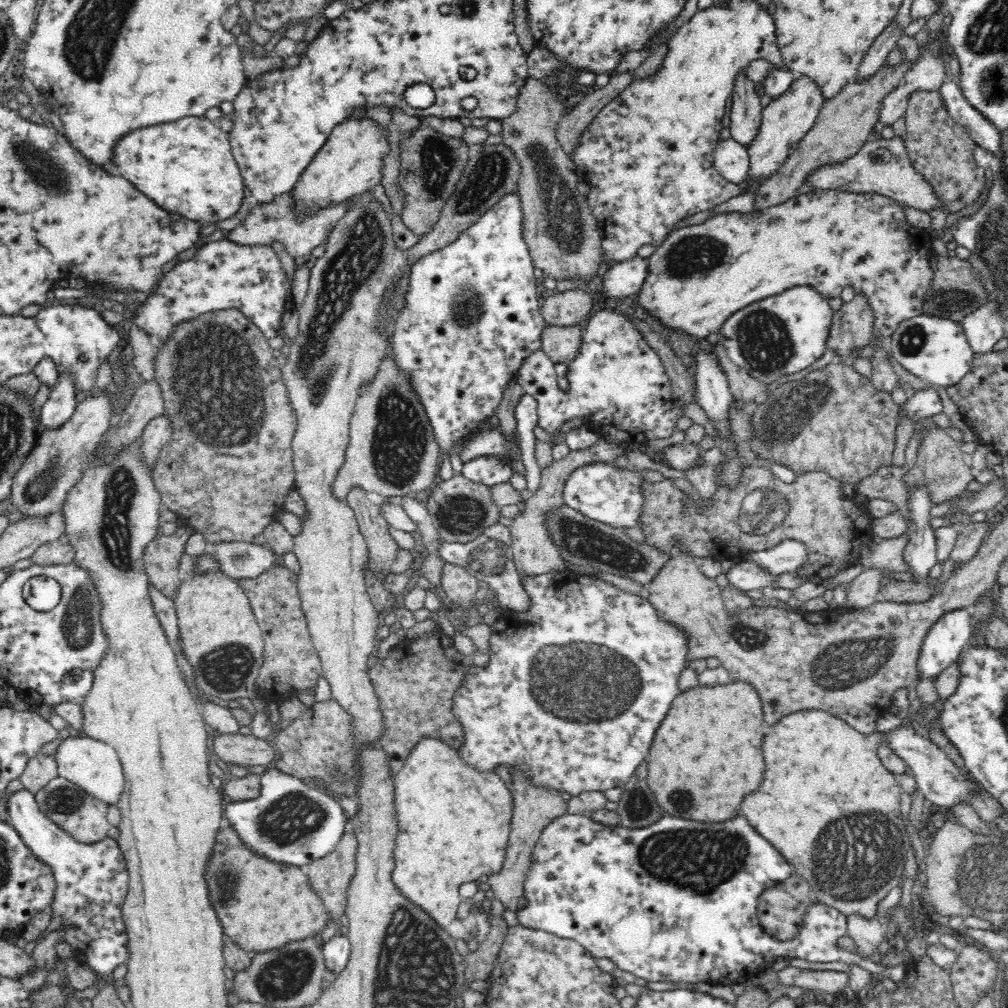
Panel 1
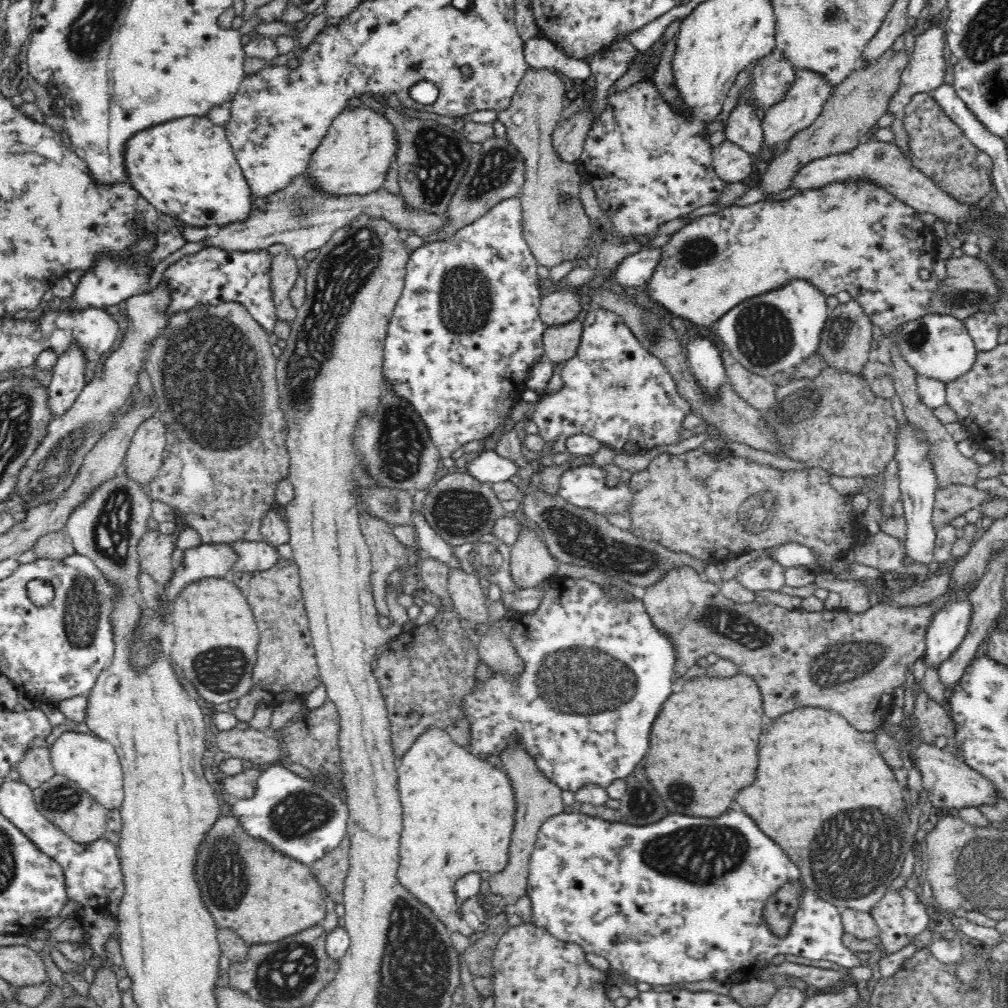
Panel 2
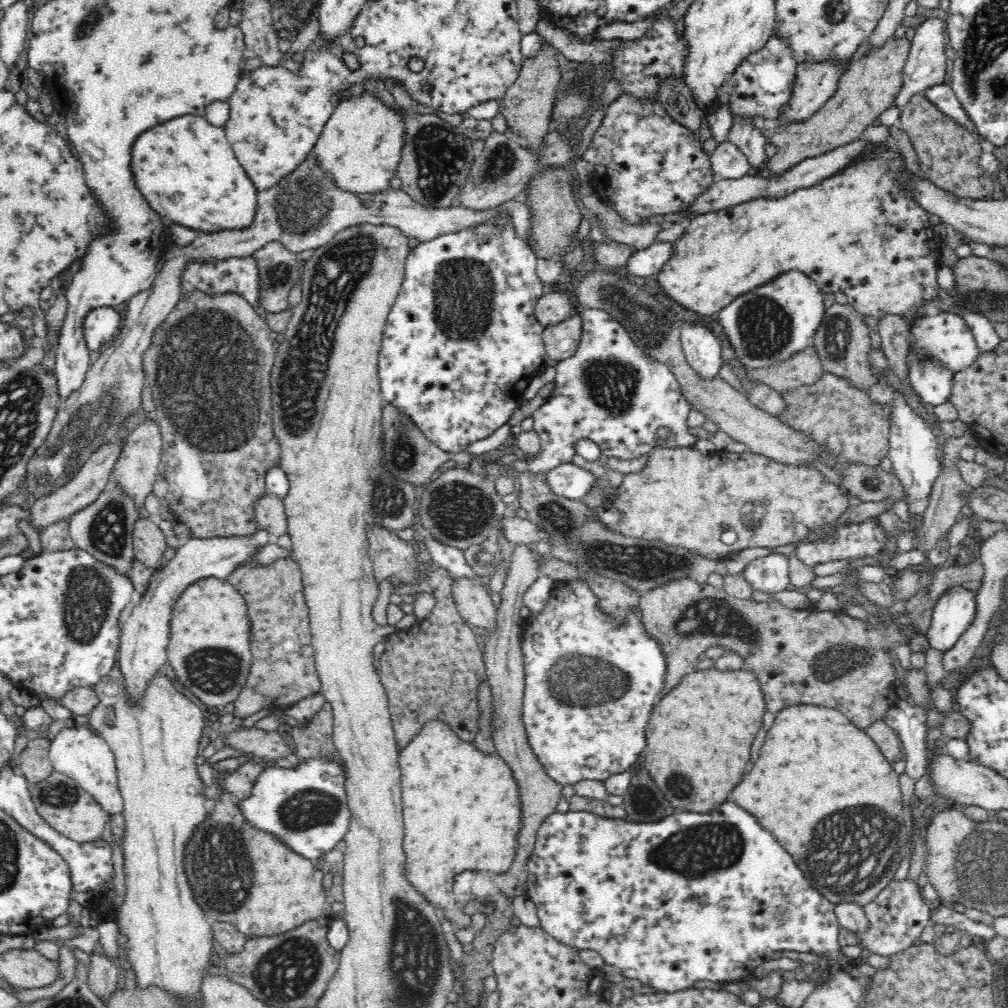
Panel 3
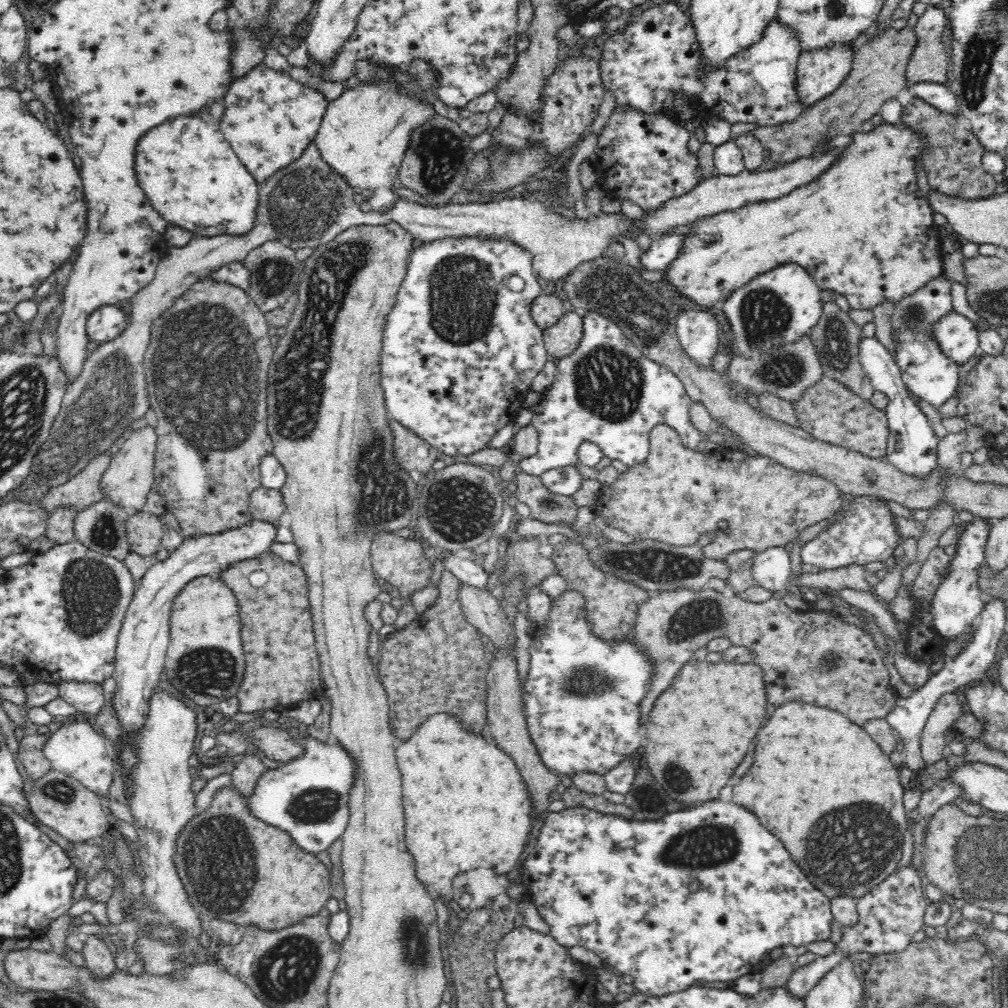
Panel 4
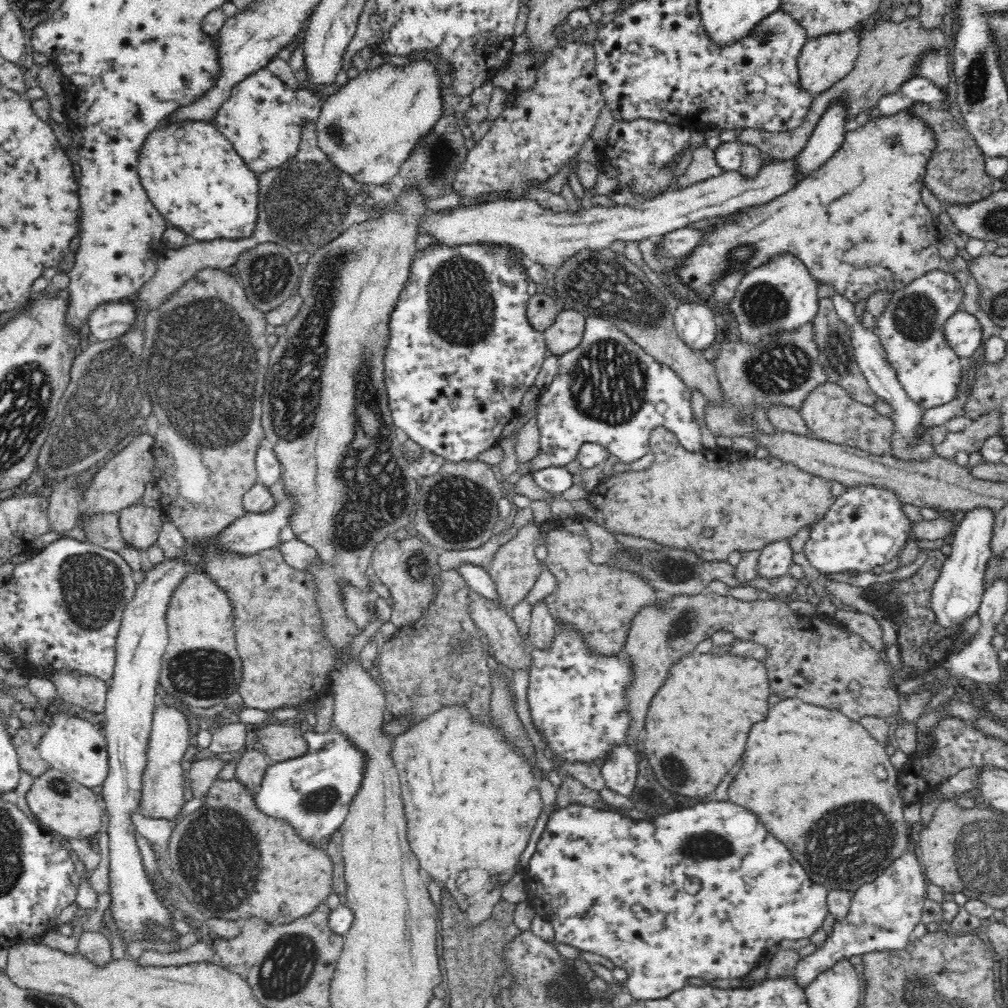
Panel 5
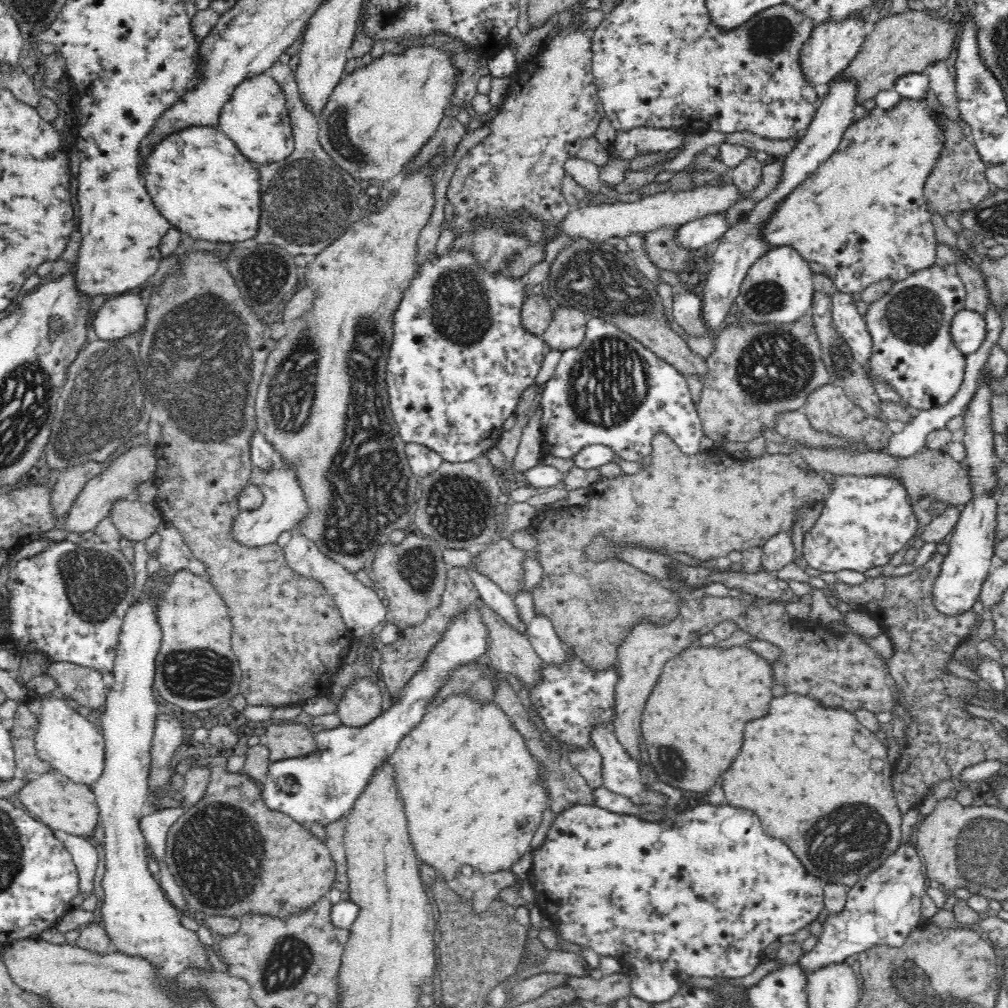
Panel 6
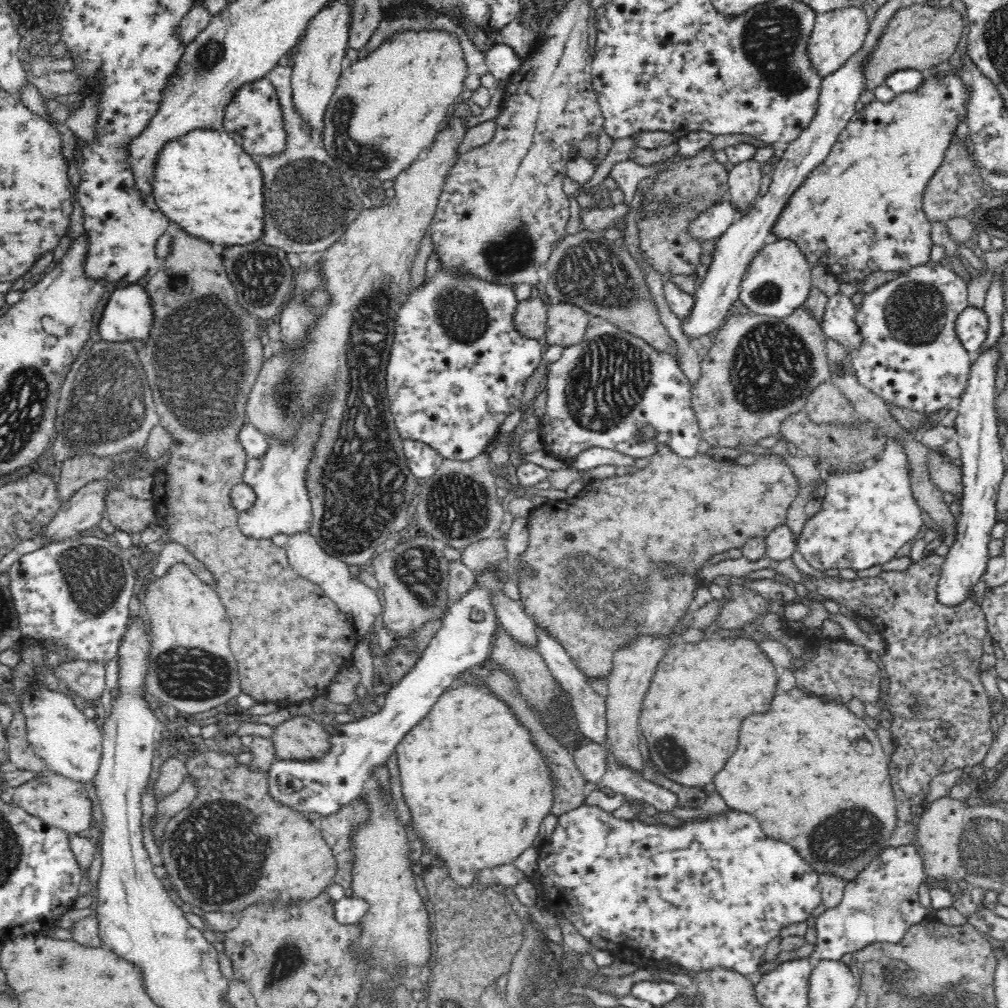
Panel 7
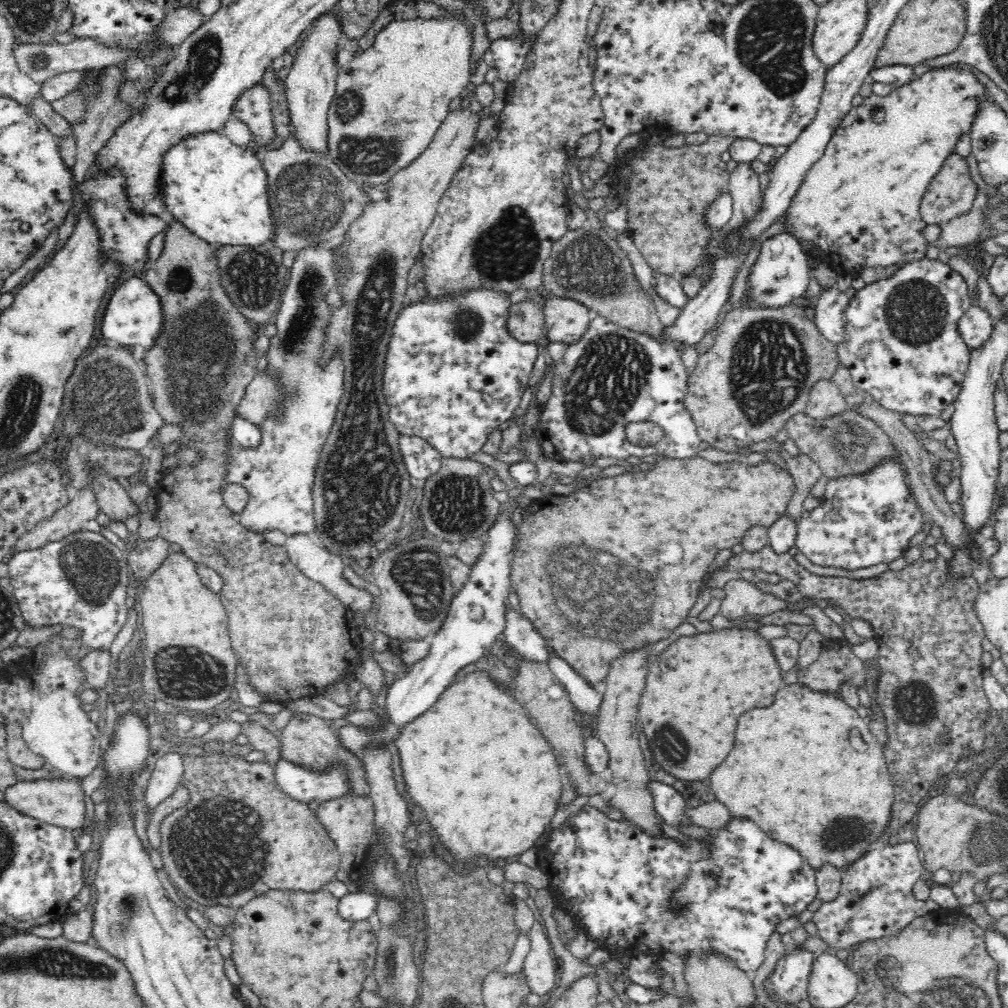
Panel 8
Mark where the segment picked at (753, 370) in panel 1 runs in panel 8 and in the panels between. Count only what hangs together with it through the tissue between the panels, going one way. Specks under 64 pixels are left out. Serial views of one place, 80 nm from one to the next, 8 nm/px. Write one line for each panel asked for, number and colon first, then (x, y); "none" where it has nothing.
2: (769, 332)
3: (777, 318)
4: (775, 306)
5: (780, 294)
6: (778, 287)
7: (778, 278)
8: (779, 276)

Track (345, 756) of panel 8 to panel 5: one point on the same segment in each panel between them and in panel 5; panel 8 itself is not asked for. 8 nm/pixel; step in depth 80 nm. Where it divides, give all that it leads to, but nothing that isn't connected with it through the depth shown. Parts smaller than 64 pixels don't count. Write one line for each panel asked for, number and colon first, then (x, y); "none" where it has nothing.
5: (282, 742)
6: (285, 741)
7: (303, 738)

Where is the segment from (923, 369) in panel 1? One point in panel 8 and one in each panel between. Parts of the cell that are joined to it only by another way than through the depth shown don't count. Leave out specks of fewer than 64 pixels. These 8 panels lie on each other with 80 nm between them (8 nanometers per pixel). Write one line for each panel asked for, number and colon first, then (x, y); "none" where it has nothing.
2: (938, 345)
3: (946, 336)
4: (959, 337)
5: (963, 331)
6: (969, 327)
7: (972, 326)
8: (976, 325)

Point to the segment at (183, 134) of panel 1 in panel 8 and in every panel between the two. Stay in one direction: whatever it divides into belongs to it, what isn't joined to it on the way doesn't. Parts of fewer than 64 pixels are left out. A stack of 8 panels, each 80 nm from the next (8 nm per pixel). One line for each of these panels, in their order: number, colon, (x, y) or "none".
2: (185, 168)
3: (185, 168)
4: (185, 166)
5: (191, 172)
6: (198, 179)
7: (205, 182)
8: (219, 191)

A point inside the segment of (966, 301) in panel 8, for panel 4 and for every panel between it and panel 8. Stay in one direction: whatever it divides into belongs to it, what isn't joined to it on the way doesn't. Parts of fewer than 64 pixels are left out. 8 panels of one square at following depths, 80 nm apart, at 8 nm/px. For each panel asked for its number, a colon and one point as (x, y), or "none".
4: (930, 374)
5: (910, 328)
6: (912, 352)
7: (909, 355)

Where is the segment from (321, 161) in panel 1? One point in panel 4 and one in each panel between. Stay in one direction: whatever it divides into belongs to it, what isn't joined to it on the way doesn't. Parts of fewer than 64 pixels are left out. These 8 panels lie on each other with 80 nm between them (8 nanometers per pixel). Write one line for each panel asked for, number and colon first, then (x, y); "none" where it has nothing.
2: (360, 148)
3: (360, 146)
4: (364, 134)

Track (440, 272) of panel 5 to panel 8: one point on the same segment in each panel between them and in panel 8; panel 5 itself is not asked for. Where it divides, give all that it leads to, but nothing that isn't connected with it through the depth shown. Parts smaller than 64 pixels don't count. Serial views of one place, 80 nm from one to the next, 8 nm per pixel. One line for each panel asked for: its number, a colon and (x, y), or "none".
6: (459, 361)
7: (457, 367)
8: (452, 373)

